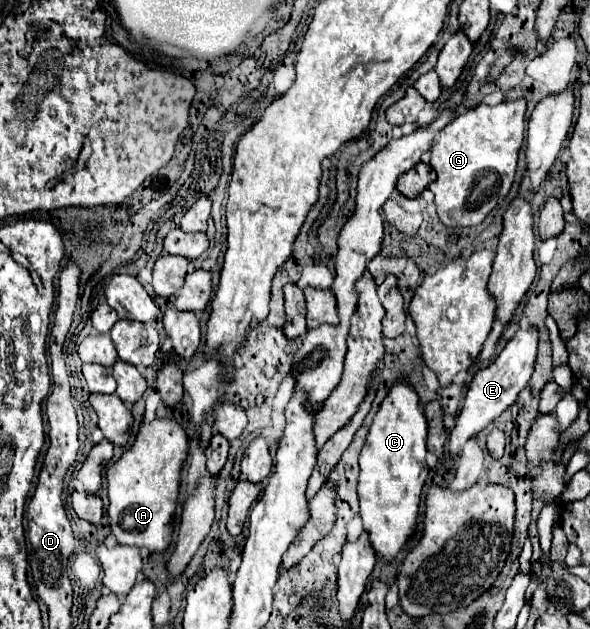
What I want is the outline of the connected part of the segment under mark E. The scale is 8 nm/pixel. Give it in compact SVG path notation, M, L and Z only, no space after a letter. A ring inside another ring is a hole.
M536 328L518 330L514 334L514 338L506 344L506 348L500 352L500 356L488 368L482 368L480 372L476 372L476 376L472 378L472 384L466 392L464 406L462 406L460 414L456 416L456 426L450 432L450 440L448 440L450 456L456 456L462 450L462 446L466 444L466 440L470 440L474 434L484 430L496 416L500 416L508 406L512 406L512 402L516 402L520 390L528 384L528 380L534 372L536 348L538 348Z

